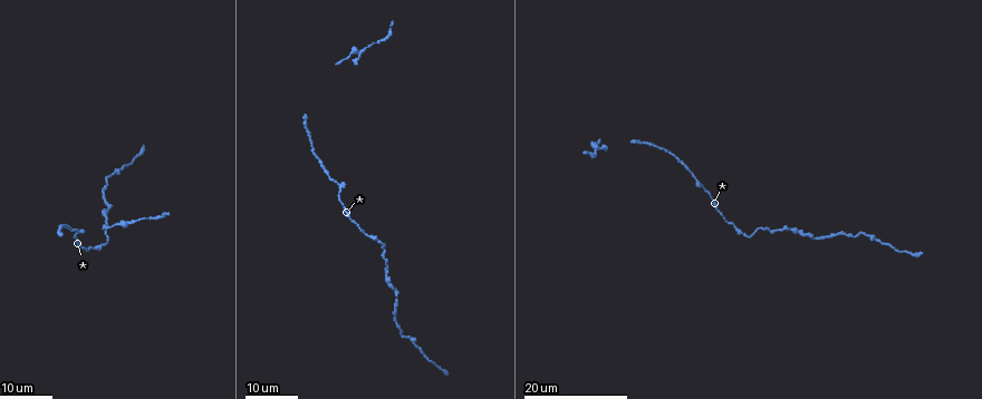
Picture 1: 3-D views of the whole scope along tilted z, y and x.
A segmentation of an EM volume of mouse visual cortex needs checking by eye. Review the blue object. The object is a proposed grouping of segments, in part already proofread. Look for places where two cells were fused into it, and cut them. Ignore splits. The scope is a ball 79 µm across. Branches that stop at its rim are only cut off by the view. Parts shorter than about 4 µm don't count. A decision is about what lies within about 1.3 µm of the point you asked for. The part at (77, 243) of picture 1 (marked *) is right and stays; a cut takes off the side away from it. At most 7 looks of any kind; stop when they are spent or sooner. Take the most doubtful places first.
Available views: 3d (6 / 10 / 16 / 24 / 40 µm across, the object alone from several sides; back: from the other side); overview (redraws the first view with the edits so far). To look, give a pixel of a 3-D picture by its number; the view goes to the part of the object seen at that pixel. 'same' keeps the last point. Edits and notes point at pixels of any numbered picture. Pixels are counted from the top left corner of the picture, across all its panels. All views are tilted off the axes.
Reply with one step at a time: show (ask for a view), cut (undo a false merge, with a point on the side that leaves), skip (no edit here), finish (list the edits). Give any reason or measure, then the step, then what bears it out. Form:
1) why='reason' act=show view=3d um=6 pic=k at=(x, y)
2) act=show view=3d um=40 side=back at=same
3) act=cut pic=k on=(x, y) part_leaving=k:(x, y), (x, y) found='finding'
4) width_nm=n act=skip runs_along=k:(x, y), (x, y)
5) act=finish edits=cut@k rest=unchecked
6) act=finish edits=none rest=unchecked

why='sudden change in width' act=show view=3d um=24 pic=1 at=(875, 240)

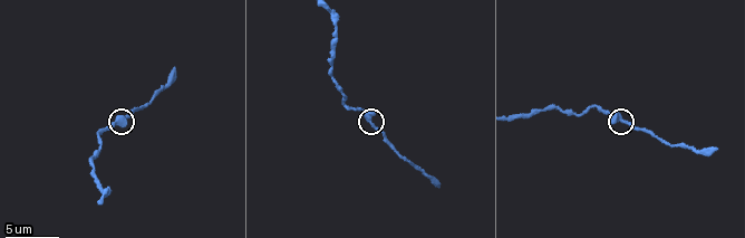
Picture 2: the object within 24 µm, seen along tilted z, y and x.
act=show view=3d um=10 pic=2 at=(626, 120)

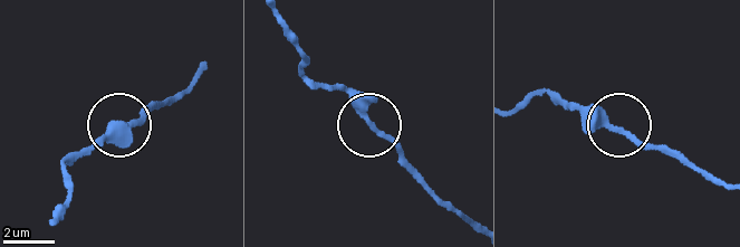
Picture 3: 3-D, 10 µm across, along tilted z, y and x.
act=skip runs_along=3:(278, 21), (299, 53), (301, 73), (343, 91), (412, 165) found='one cell here'

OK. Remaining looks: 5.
why='sudden change in width' act=show view=3d um=16 pic=1 at=(386, 268)

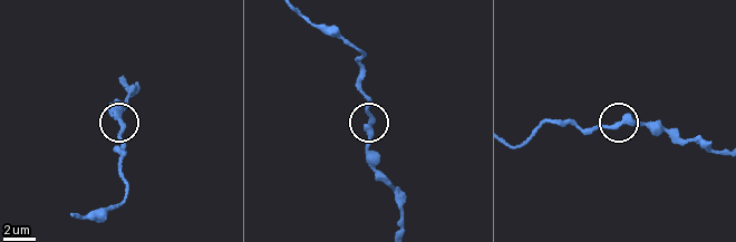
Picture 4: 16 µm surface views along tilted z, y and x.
why='closer look' act=show view=3d um=6 pic=4 at=(368, 127)

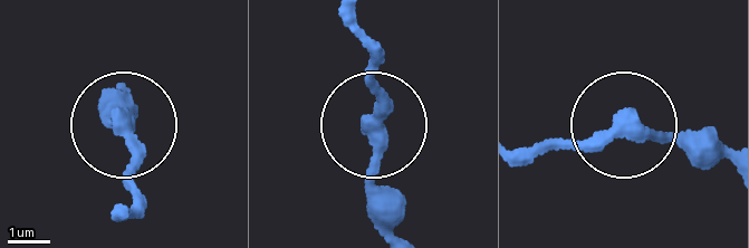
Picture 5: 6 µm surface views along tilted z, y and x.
width_nm=350 act=skip runs_along=5:(362, 28), (380, 98), (383, 226) found='one cell here'

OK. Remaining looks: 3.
why='narrows sharply' act=show view=3d um=16 pic=2 at=(542, 111)

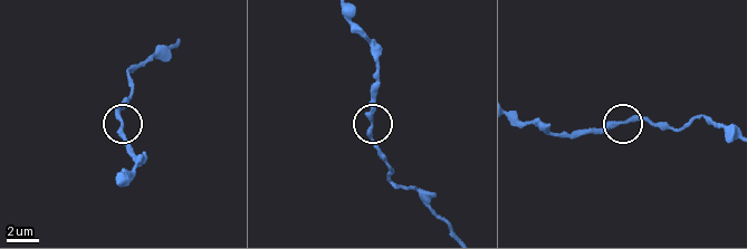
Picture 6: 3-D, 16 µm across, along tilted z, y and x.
act=show view=3d um=6 pic=6 at=(123, 124)

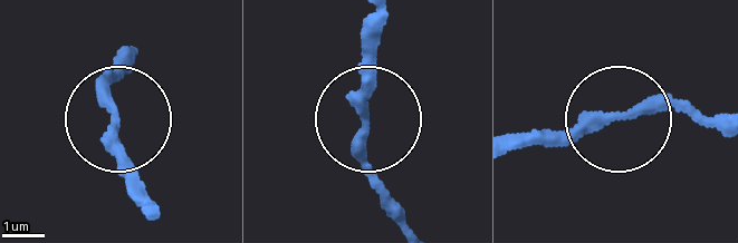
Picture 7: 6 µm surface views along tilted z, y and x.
act=skip runs_along=7:(377, 19), (368, 175), (379, 207) found='all the same cell'

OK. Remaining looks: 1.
act=finish edits=none rest=unchecked

